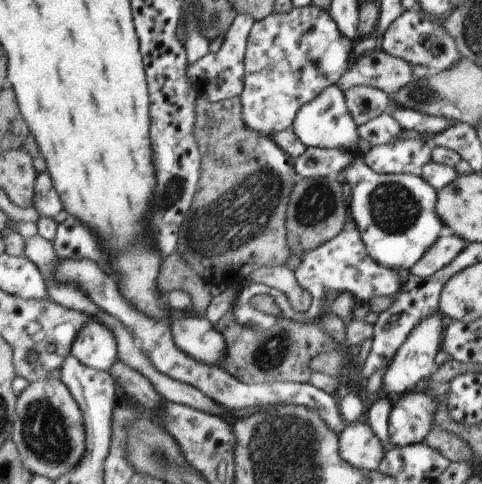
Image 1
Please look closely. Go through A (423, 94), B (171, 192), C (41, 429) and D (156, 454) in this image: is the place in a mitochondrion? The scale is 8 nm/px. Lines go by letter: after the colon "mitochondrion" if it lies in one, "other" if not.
A: mitochondrion
B: mitochondrion
C: mitochondrion
D: mitochondrion

